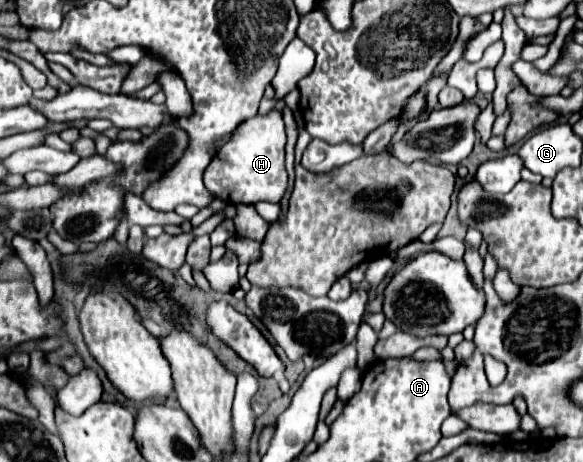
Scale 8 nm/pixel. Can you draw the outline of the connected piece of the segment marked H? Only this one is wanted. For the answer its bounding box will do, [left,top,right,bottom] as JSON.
[204,110,288,204]

